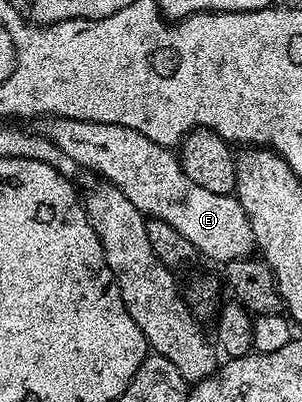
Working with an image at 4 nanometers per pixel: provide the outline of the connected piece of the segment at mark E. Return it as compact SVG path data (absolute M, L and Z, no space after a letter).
M38 117L35 132L51 139L65 155L71 155L82 170L94 169L102 173L104 180L114 185L146 218L165 221L187 243L197 248L198 254L224 263L240 257L248 257L254 252L255 242L251 223L237 202L236 196L228 193L207 191L199 183L191 183L183 171L178 154L170 146L155 143L131 127L119 127L115 123L84 121L70 117Z

